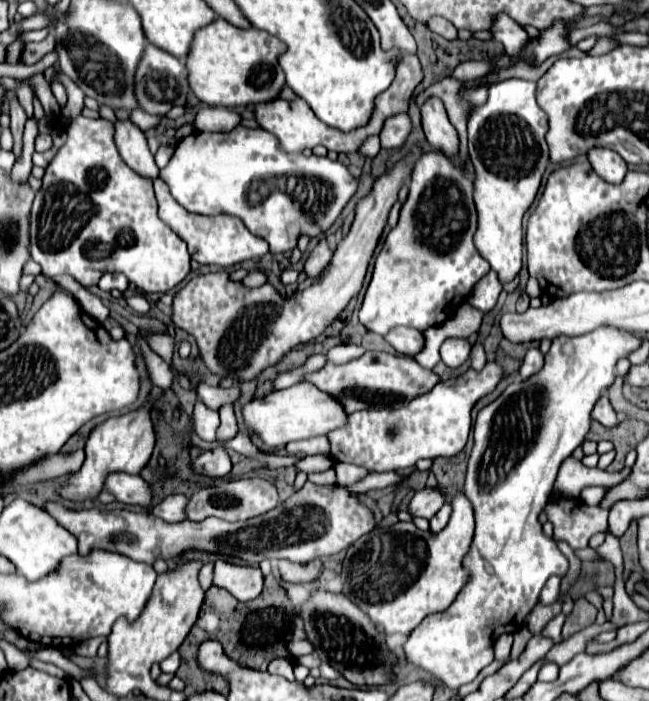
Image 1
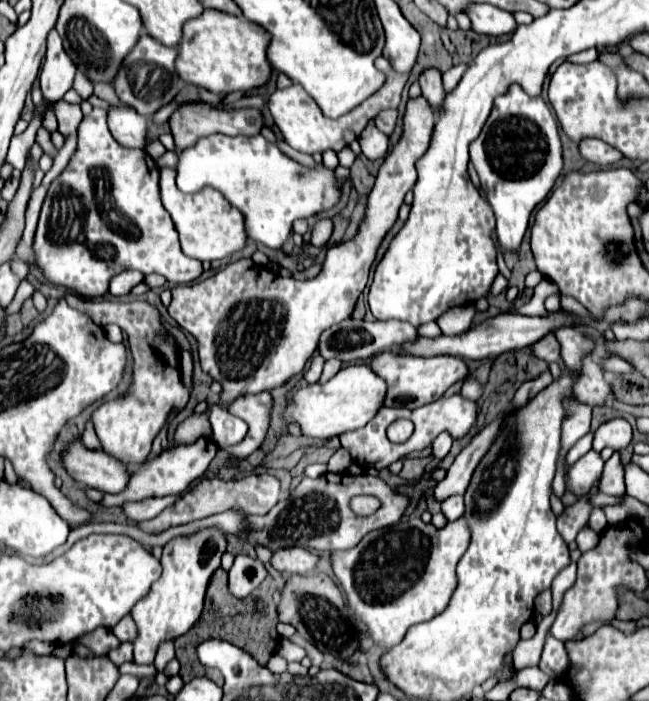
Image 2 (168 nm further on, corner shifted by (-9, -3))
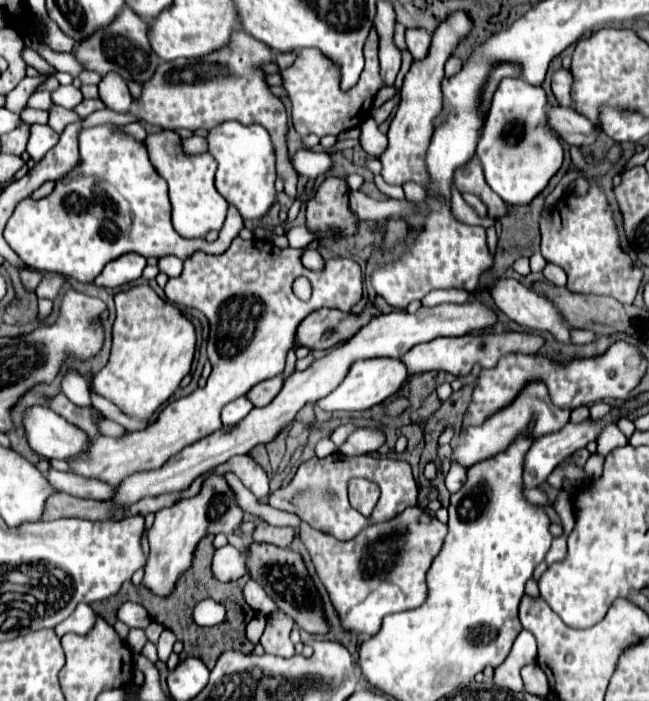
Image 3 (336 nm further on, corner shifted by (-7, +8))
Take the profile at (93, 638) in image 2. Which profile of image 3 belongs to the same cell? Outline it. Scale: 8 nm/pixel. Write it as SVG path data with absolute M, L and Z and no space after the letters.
M79 604L69 618L65 618L61 624L55 626L55 634L63 636L67 632L75 632L75 634L83 636L93 630L95 622L97 622L97 614L93 612L93 608L87 604Z

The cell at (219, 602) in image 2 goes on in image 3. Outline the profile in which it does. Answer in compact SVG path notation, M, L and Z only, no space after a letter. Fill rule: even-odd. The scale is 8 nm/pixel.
M205 536L199 546L197 546L197 552L195 552L195 564L193 568L177 582L177 588L175 588L175 594L167 600L161 600L161 598L155 598L151 592L147 592L143 586L135 588L131 582L125 582L121 592L117 592L117 596L109 598L109 600L103 600L103 602L97 602L97 604L91 604L91 608L105 618L107 624L115 624L117 618L115 618L115 612L117 608L125 602L125 600L133 600L133 602L139 602L147 608L151 620L163 624L165 628L169 628L177 640L181 640L185 646L183 646L183 652L179 654L181 660L187 660L189 656L195 656L199 660L205 662L205 666L209 670L212 670L219 658L221 652L225 650L241 650L245 654L251 654L255 644L251 644L245 636L245 626L247 626L247 606L243 604L243 594L241 594L241 582L237 584L223 584L219 582L213 572L211 572L211 562L213 562L213 552L215 552L215 546L213 546L213 536ZM203 598L213 598L215 602L221 602L225 608L227 608L227 618L225 622L221 622L219 626L213 626L213 628L201 628L193 622L193 608L197 602L201 602Z

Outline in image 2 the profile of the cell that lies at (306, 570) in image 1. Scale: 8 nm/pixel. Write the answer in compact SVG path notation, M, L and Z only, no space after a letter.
M285 547L285 549L279 549L273 553L271 565L285 575L315 573L317 555L303 547Z

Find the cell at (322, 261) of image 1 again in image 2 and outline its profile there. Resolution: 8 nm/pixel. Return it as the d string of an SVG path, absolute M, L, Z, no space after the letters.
M319 219L315 227L311 229L311 245L313 247L323 247L331 239L333 233L333 221L331 219Z

